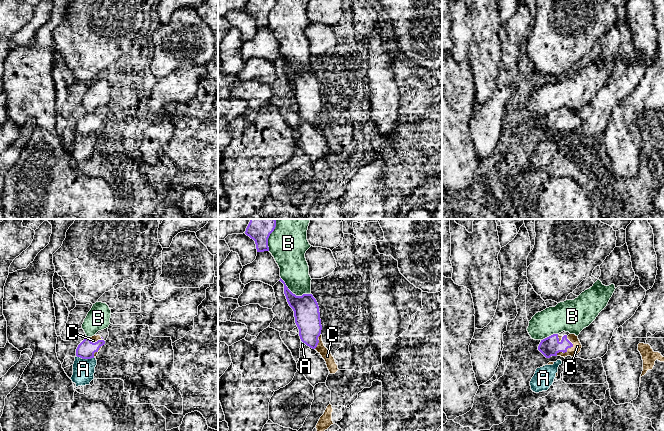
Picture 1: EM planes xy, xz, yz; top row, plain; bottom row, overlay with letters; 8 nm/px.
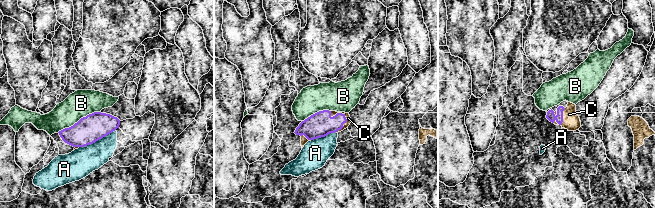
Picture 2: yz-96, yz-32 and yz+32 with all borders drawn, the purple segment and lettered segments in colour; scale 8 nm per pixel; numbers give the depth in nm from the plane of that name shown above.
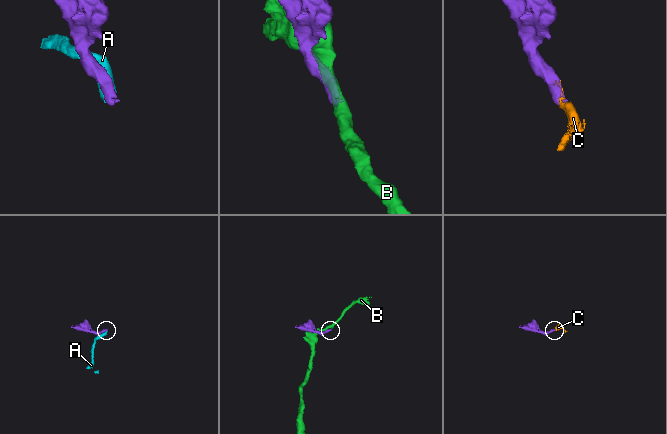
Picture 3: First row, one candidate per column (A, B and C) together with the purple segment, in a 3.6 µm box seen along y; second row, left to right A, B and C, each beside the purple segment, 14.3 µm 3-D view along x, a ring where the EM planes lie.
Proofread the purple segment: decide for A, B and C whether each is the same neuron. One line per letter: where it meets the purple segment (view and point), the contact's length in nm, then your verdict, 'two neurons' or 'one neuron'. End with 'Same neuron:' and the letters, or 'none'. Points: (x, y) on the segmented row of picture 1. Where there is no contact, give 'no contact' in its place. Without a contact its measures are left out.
A: xy (85, 358) | 150 nm | two neurons
B: xz (294, 294) | 280 nm | two neurons
C: yz (568, 347) | 180 nm | one neuron
Same neuron: C

